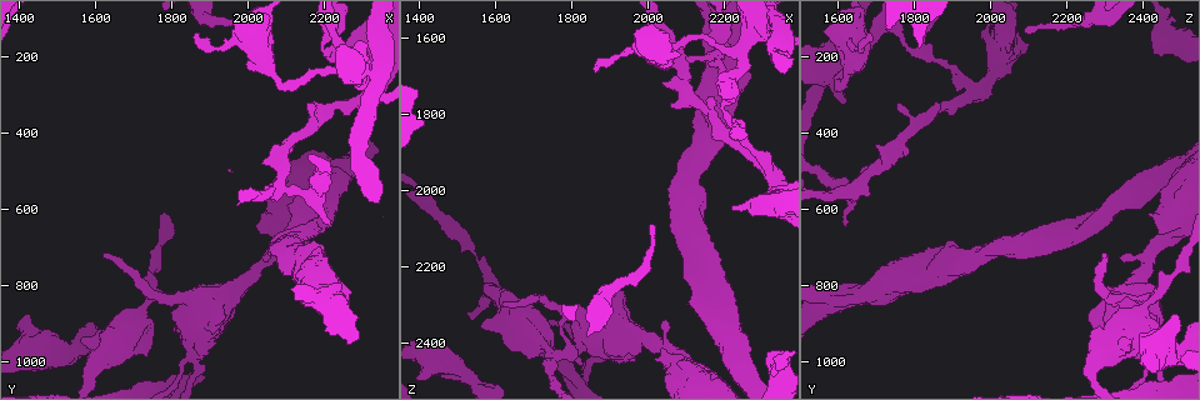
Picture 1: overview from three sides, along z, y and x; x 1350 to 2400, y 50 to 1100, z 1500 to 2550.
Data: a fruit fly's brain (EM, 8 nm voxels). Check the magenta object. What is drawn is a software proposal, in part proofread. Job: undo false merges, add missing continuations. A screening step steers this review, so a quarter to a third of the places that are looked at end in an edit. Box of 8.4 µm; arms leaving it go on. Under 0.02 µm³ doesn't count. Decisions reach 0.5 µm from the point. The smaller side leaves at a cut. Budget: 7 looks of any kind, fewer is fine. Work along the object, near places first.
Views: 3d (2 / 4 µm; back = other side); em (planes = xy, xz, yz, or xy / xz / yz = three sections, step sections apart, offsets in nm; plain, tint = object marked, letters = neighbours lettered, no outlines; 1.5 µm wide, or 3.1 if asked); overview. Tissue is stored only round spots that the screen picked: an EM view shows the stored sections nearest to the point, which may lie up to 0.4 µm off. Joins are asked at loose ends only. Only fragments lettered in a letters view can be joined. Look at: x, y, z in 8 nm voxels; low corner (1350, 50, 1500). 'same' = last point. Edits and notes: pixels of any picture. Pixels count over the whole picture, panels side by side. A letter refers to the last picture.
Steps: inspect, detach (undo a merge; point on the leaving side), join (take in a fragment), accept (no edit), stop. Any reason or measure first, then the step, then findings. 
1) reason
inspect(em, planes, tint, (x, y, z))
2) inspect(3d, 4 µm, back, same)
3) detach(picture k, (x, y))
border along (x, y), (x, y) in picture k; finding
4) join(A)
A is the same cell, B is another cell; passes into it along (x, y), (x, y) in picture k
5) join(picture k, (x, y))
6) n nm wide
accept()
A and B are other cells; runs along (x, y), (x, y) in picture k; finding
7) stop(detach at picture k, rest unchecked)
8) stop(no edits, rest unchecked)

inspect(em, xz, step 8, letters, (2015, 640, 2445))

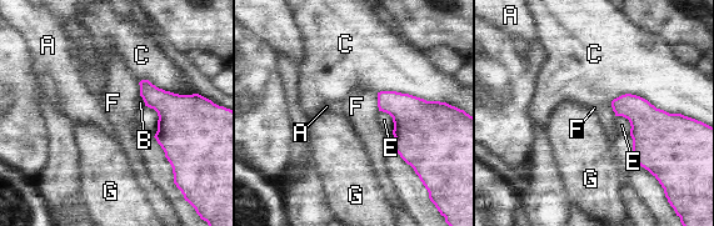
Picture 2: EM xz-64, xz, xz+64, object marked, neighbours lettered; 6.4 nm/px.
another direction
inspect(em, xy, step 4, letters, same)

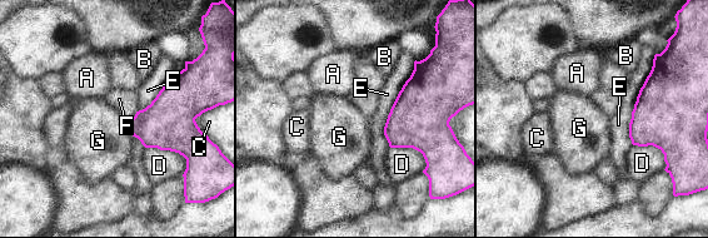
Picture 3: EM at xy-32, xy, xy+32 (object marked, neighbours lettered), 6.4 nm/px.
accept()
A, B, C, D, E, F and G are other cells; border along (128, 120), (133, 137) in picture 3; no lettered fragment goes on from it

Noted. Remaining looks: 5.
thick end
inspect(3d, 4 µm, (1435, 875, 2485))

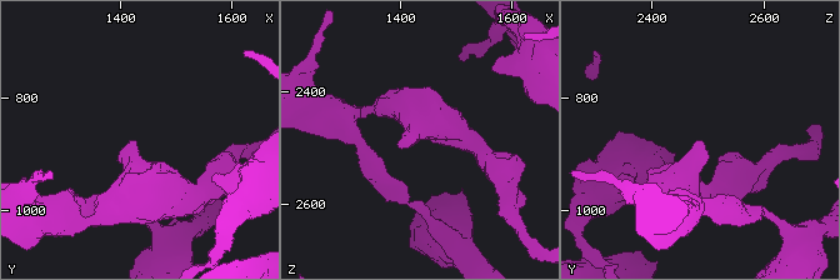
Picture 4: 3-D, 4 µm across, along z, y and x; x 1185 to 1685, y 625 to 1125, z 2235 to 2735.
inspect(em, xy, step 8, tint, (1430, 875, 2485))

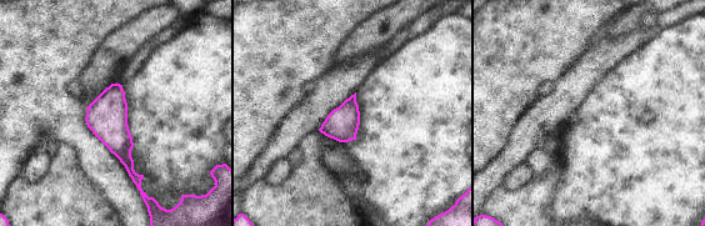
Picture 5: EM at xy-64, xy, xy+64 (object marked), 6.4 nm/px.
inspect(em, planes, letters, same)

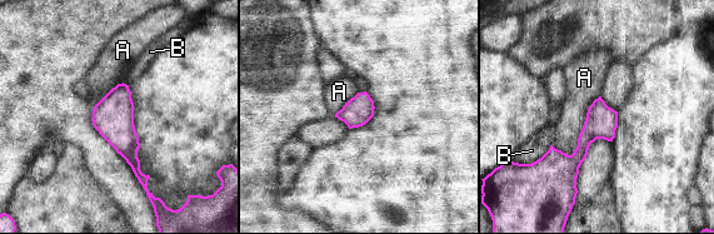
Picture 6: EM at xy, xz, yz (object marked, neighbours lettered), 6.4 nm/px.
accept()
A and B are other cells; border along (365, 90), (359, 93) in picture 6; none of them fits

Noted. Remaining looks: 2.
three arms meet
inspect(3d, 4 µm, (1755, 830, 2425))

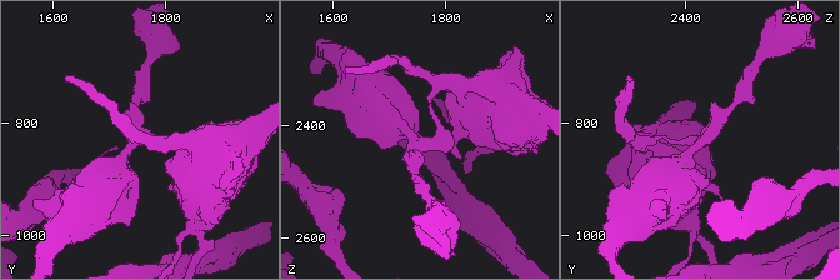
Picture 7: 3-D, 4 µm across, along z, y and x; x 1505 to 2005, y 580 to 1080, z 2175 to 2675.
3 arms
inspect(em, planes, letters, (1750, 825, 2435))

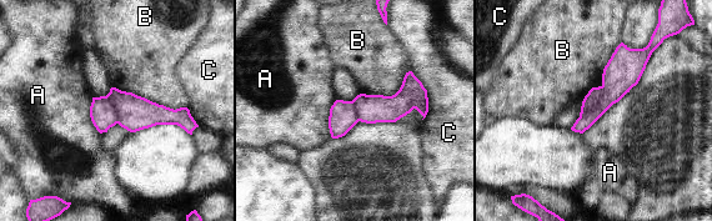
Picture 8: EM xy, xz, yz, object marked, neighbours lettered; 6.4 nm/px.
detach(picture 8, (592, 99))
A, B and C are other cells; a second cell is stuck on

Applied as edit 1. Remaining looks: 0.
stop(detach at picture 8, rest unchecked)

